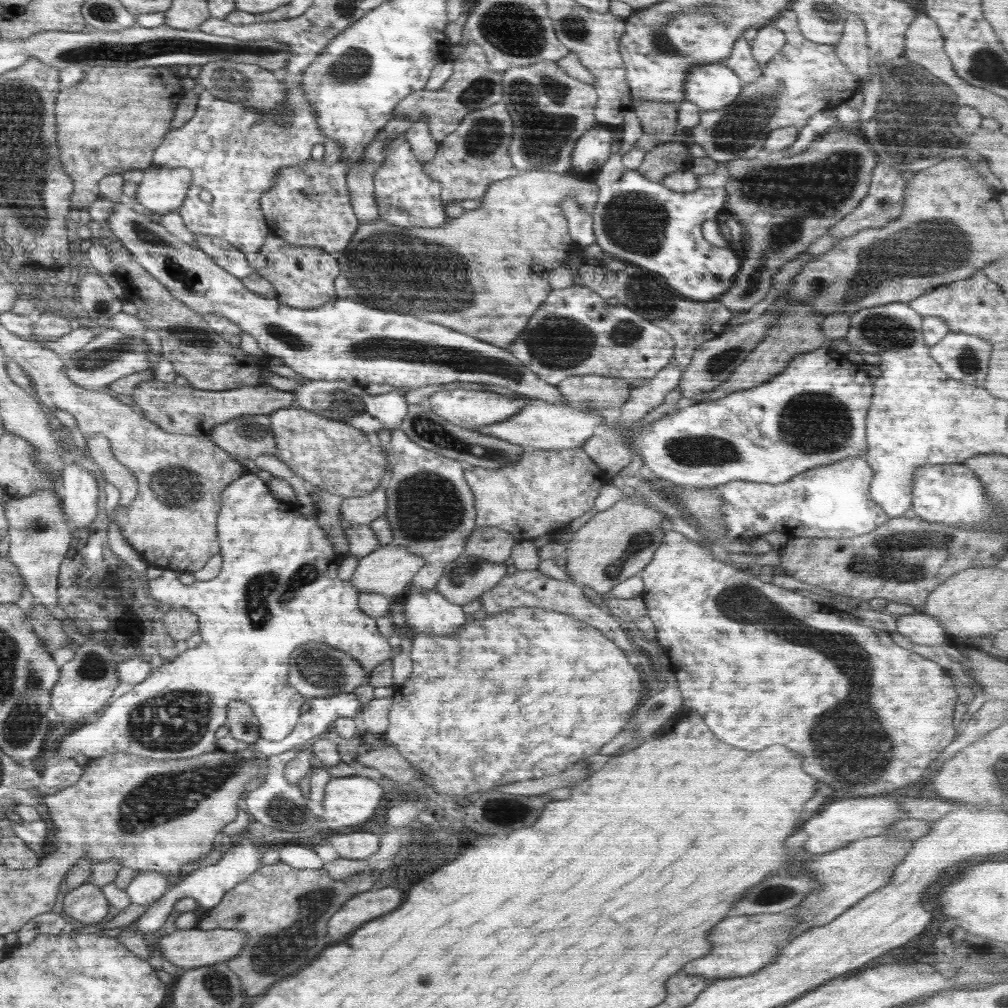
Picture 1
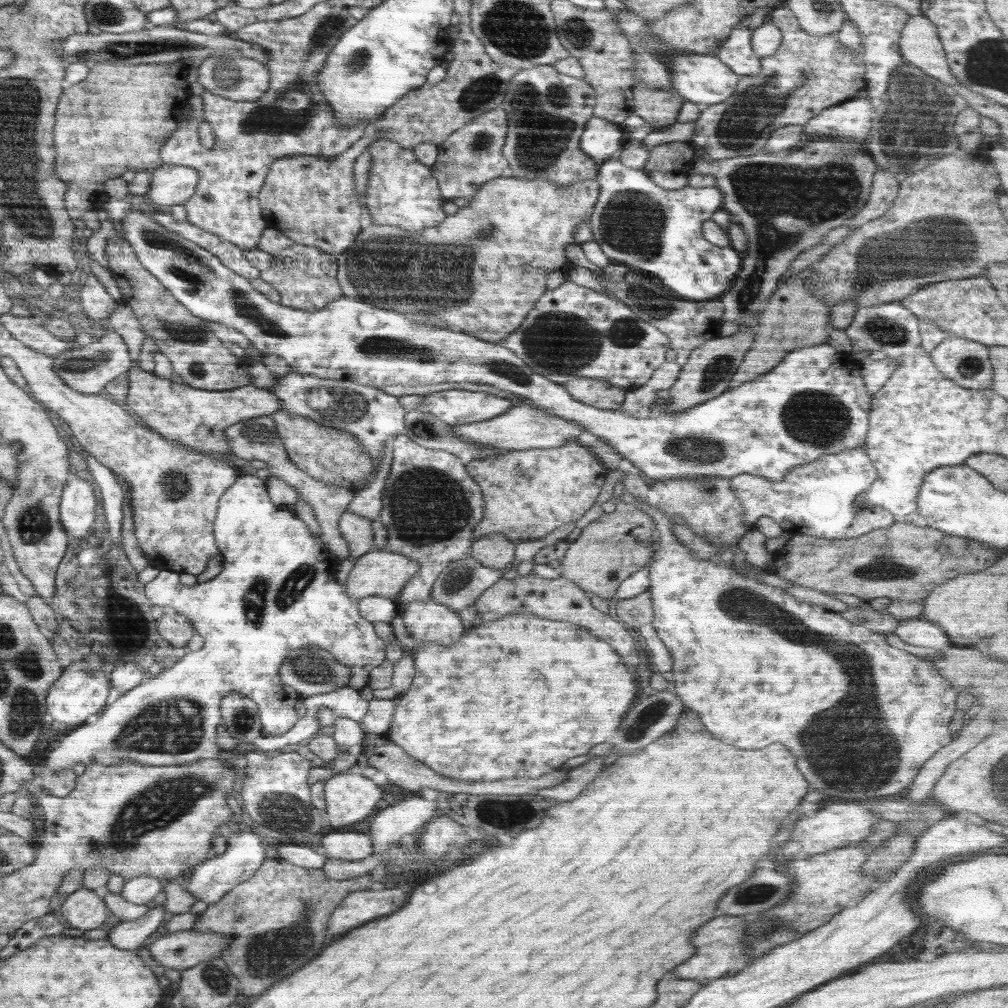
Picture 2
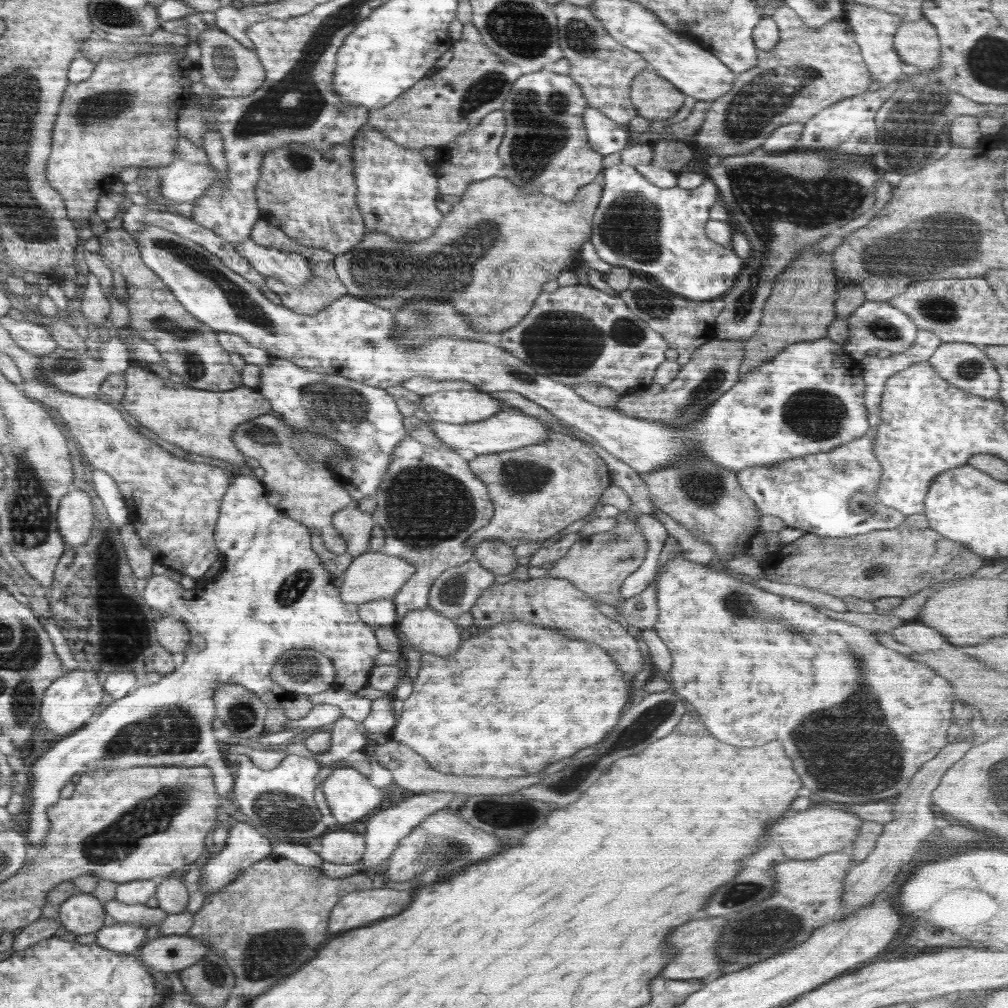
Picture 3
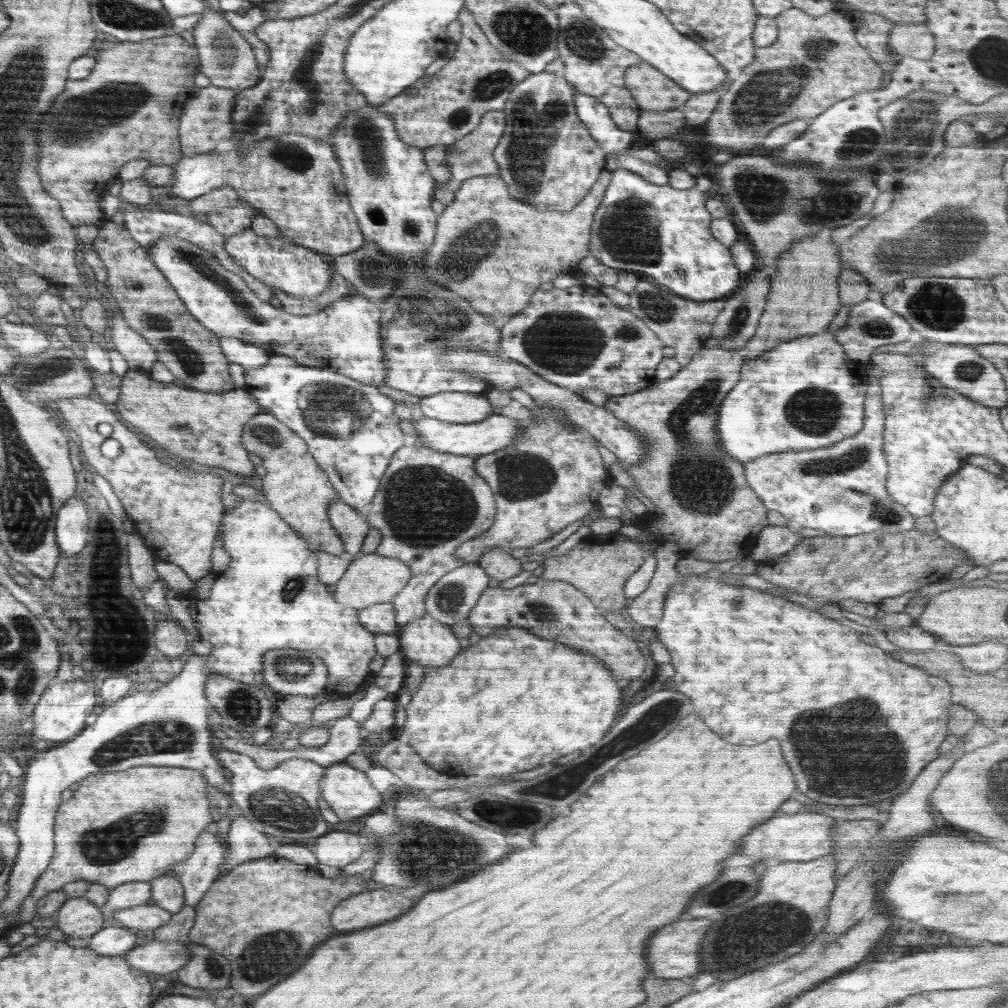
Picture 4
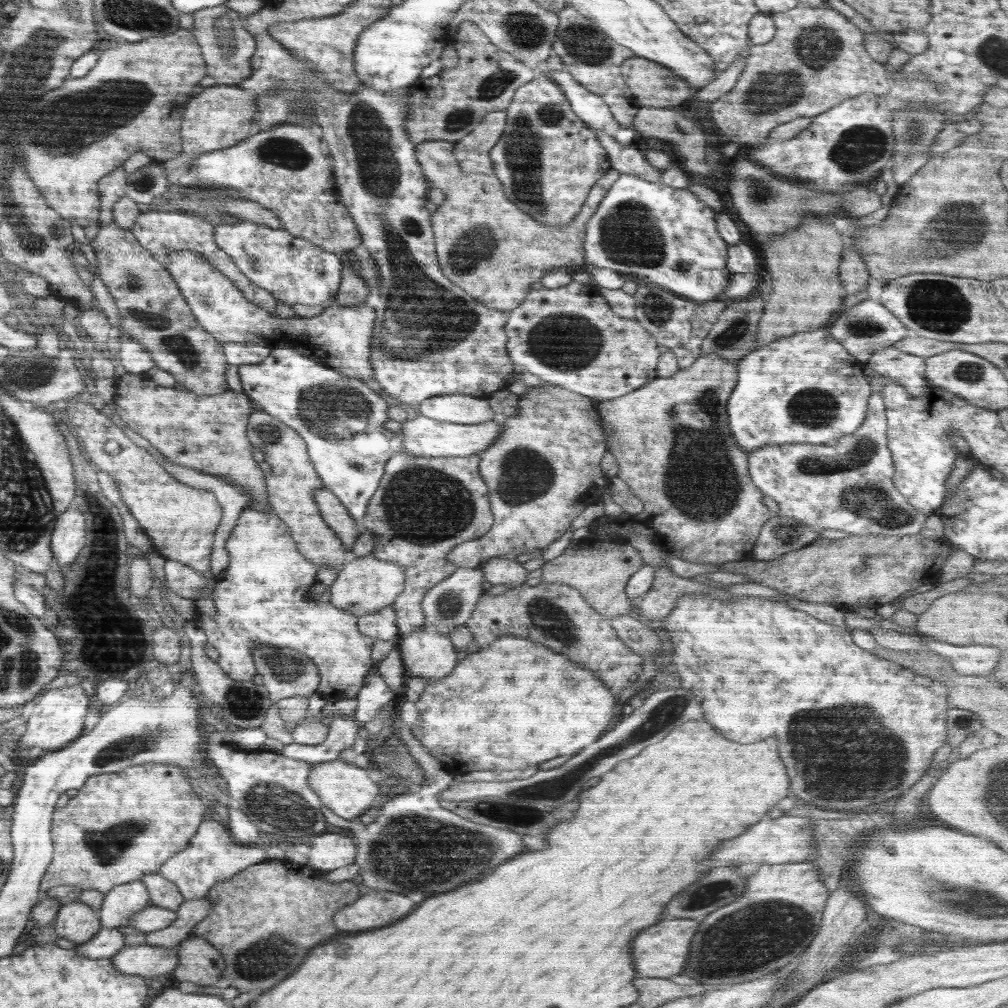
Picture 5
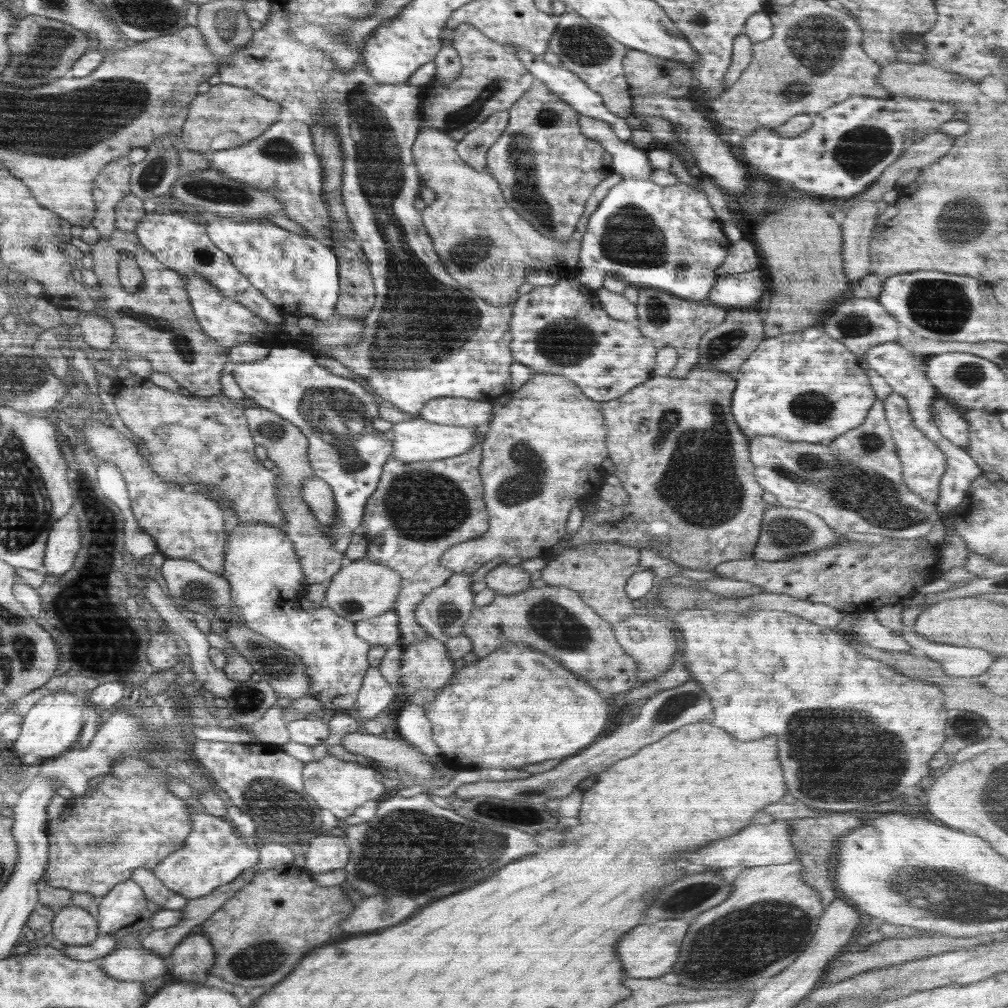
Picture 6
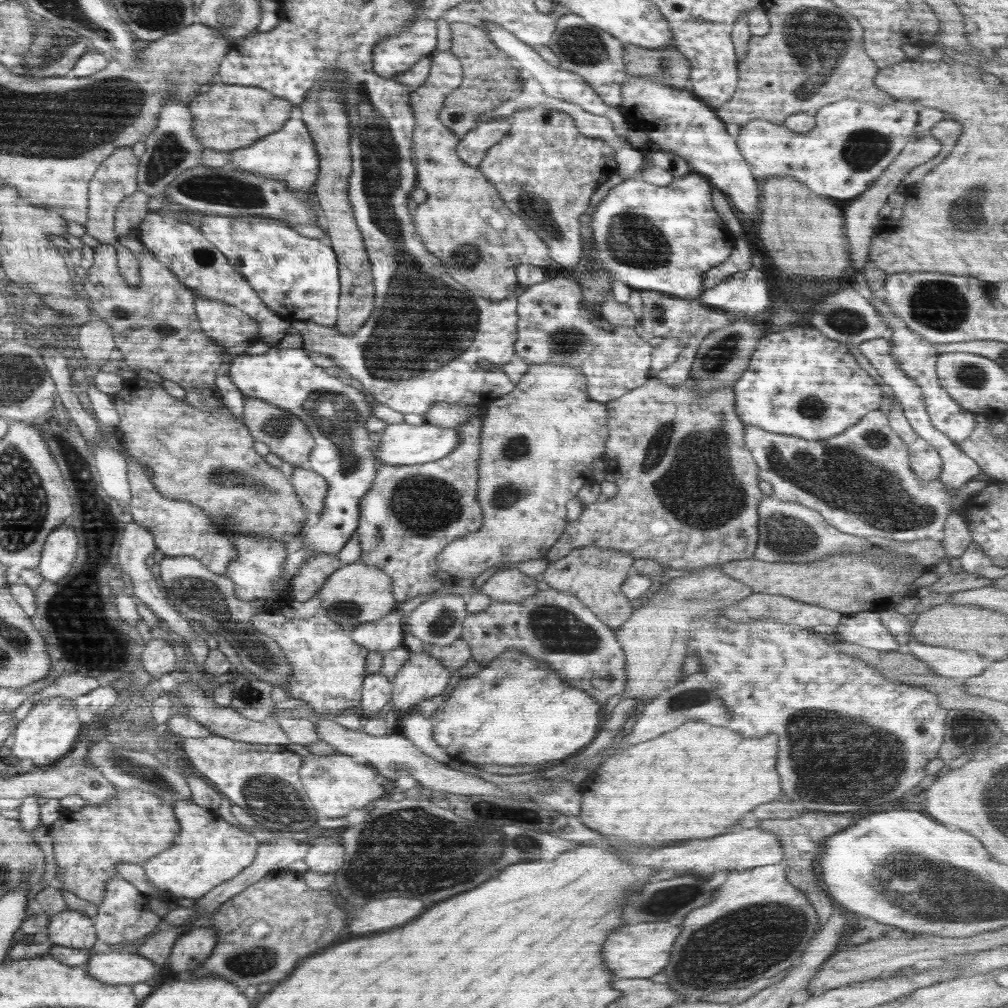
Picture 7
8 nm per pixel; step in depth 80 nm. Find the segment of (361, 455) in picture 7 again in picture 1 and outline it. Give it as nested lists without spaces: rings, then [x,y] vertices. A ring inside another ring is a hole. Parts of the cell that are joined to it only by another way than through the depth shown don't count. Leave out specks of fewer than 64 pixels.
[[[308,380],[297,384],[292,391],[295,396],[294,406],[314,412],[324,418],[336,419],[340,422],[359,428],[364,434],[375,438],[380,430],[399,428],[407,413],[407,402],[404,391],[390,391],[386,394],[370,395],[360,384],[349,381]]]

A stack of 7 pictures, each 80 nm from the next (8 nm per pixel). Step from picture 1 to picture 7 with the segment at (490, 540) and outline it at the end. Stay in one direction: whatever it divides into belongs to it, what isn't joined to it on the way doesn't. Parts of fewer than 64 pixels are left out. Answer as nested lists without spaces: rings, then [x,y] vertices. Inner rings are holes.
[[[515,567],[500,569],[483,584],[481,592],[493,601],[520,602],[539,591],[535,577]]]

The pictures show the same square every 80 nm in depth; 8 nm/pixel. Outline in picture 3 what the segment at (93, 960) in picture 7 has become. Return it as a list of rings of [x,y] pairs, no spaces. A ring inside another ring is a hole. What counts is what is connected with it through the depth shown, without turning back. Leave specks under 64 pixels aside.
[[[187,934],[160,936],[138,950],[137,959],[163,973],[172,973],[192,966],[209,950],[210,945]]]

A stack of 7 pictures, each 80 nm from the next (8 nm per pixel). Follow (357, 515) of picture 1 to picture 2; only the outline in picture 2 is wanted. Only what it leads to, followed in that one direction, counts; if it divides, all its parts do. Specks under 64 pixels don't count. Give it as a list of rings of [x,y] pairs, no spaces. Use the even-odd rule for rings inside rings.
[[[387,443],[382,449],[382,457],[378,473],[375,479],[369,483],[368,487],[354,491],[353,499],[347,506],[347,511],[359,514],[370,520],[378,519],[382,510],[382,491],[386,482],[388,473],[391,471],[391,463],[393,461],[392,454],[394,448],[391,443]]]

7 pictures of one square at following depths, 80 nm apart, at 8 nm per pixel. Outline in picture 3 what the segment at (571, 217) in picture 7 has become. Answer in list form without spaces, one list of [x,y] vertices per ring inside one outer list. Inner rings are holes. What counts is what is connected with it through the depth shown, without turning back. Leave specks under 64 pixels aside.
[[[550,67],[520,76],[504,104],[506,134],[497,150],[497,156],[503,160],[501,175],[528,194],[552,196],[562,203],[572,201],[580,188],[594,181],[603,170],[603,156],[592,150],[583,123],[583,112],[588,106],[579,84],[571,76],[556,74]]]

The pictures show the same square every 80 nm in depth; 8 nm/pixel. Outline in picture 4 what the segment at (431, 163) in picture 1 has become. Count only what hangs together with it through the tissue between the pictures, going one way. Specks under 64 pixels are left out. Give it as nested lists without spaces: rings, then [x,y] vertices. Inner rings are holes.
[[[502,110],[487,112],[472,132],[463,136],[454,144],[447,145],[447,165],[450,169],[450,178],[444,183],[442,189],[446,190],[446,192],[455,193],[469,178],[499,174],[499,166],[494,160],[493,150],[503,135],[504,124],[504,112]]]

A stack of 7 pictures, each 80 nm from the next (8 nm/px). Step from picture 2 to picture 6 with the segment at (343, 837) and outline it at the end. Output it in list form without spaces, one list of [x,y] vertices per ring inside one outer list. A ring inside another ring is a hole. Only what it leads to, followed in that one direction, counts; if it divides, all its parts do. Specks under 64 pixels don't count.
[[[318,836],[305,846],[305,868],[312,873],[342,870],[348,862],[350,851],[345,838]]]

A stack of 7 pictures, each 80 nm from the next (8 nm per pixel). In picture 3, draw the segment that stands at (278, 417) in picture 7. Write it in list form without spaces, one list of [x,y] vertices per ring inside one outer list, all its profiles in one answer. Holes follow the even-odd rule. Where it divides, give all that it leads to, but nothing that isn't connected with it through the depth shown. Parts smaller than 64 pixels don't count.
[[[274,413],[257,416],[236,427],[232,432],[233,441],[246,460],[256,459],[264,468],[262,483],[268,490],[283,494],[282,500],[275,506],[283,513],[298,520],[309,529],[318,530],[326,550],[334,554],[346,553],[346,541],[334,528],[332,517],[341,508],[353,504],[352,497],[342,488],[324,467],[314,462],[302,460],[293,449],[291,436],[293,432]]]

